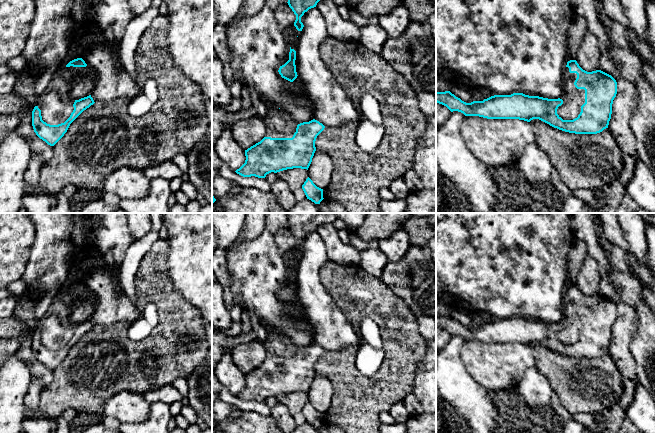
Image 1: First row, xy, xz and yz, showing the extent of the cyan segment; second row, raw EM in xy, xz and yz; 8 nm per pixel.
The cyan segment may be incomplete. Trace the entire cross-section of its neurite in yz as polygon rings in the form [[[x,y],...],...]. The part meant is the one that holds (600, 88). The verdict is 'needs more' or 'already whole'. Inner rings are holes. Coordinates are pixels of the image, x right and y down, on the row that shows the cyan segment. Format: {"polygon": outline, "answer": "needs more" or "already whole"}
{"polygon": [[[570,60],[564,71],[564,93],[558,99],[513,93],[466,103],[445,91],[436,92],[436,102],[465,116],[539,119],[565,132],[597,134],[608,128],[616,94],[617,82],[611,75],[601,70],[587,72]]], "answer": "needs more"}

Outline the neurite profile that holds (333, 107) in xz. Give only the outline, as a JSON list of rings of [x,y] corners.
[[[314,7],[305,12],[304,27],[296,49],[296,72],[300,81],[299,88],[304,91],[315,108],[314,119],[325,127],[339,128],[346,124],[356,124],[360,119],[360,113],[357,105],[320,57],[320,46],[328,37],[326,21],[319,9]]]

